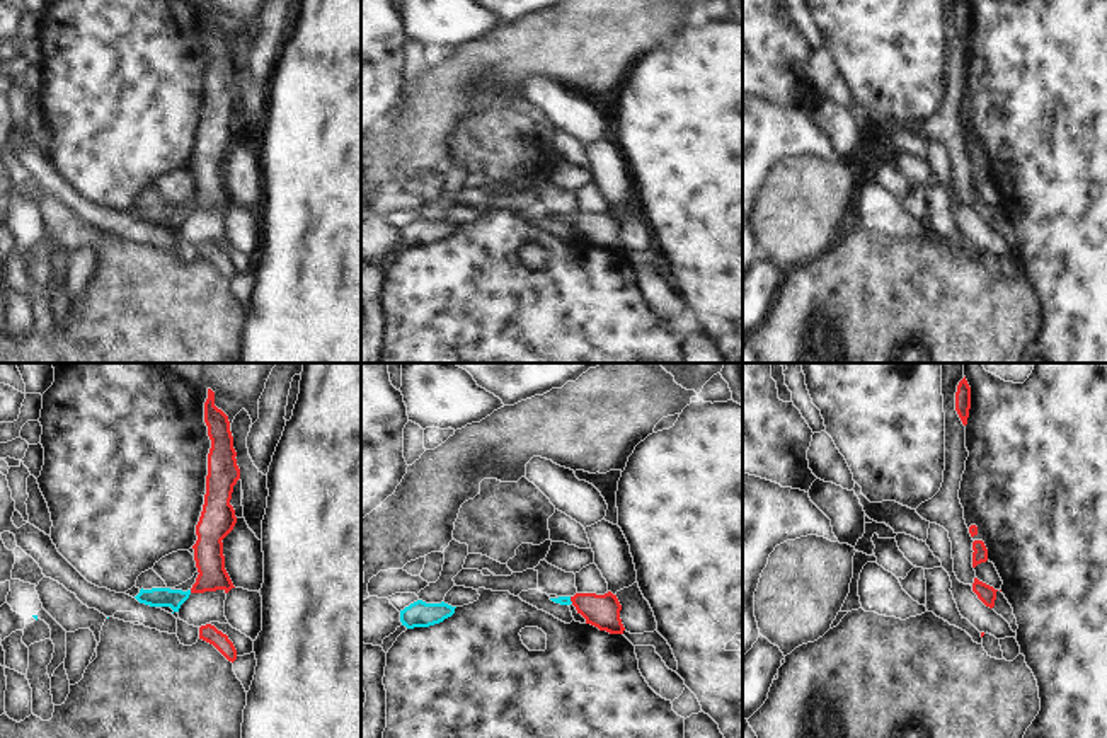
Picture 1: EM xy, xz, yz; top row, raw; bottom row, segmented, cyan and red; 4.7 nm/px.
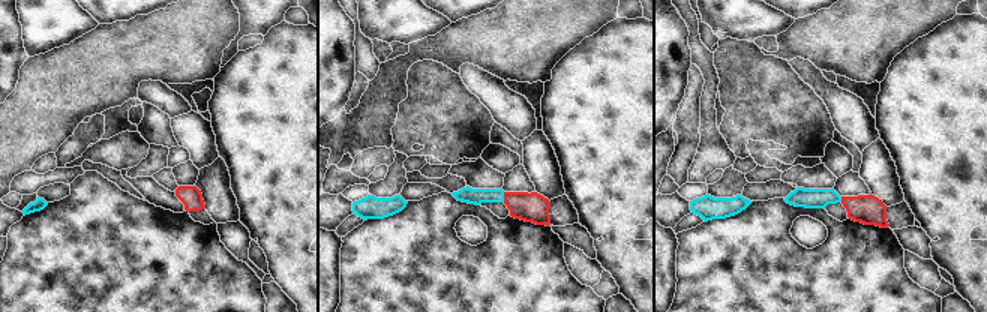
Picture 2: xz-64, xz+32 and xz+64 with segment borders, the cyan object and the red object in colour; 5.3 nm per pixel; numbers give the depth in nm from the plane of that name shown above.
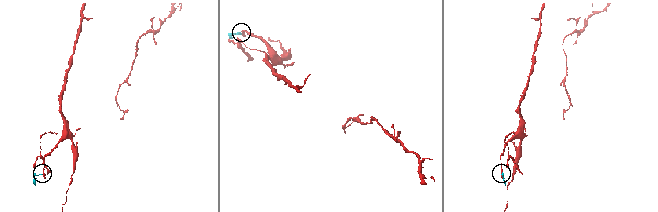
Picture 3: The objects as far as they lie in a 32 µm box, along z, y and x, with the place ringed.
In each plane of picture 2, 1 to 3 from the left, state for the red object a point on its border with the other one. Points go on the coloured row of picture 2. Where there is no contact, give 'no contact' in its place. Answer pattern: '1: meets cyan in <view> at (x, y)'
1: no contact
2: meets cyan in xz+32 at (503, 197)
3: meets cyan in xz+64 at (840, 200)

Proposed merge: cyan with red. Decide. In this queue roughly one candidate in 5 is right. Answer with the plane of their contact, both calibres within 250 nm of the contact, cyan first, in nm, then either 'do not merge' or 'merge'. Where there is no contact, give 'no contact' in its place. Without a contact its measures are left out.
xz | 50/160 nm | merge

